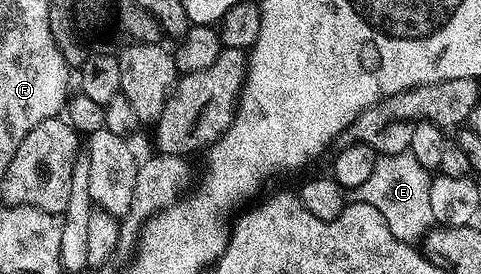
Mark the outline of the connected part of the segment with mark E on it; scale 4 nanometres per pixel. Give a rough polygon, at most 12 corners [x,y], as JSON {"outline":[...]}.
{"outline":[[411,150],[381,155],[354,189],[399,240],[434,224],[432,176]]}

